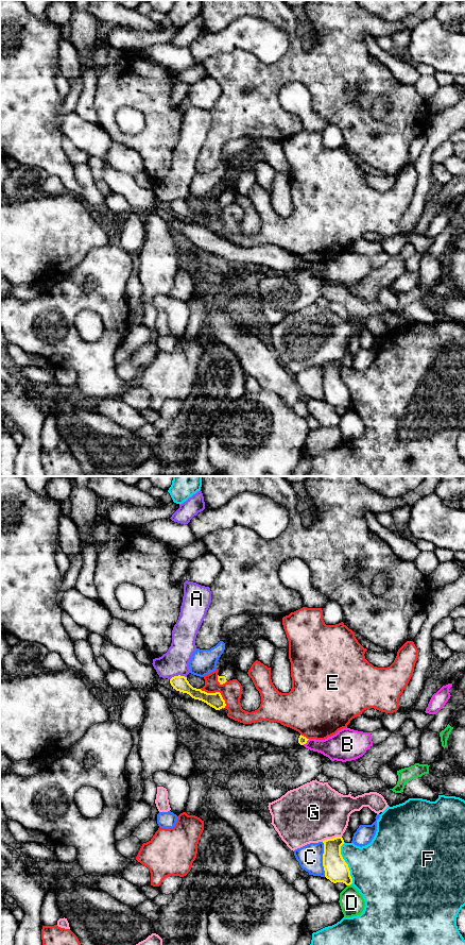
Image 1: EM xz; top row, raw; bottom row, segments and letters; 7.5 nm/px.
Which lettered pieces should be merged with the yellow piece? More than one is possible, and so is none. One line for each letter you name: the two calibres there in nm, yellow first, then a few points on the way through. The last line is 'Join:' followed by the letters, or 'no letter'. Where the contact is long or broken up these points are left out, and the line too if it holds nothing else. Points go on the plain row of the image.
Join: no letter

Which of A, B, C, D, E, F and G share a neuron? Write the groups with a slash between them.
A / B / C / D / E / F / G

